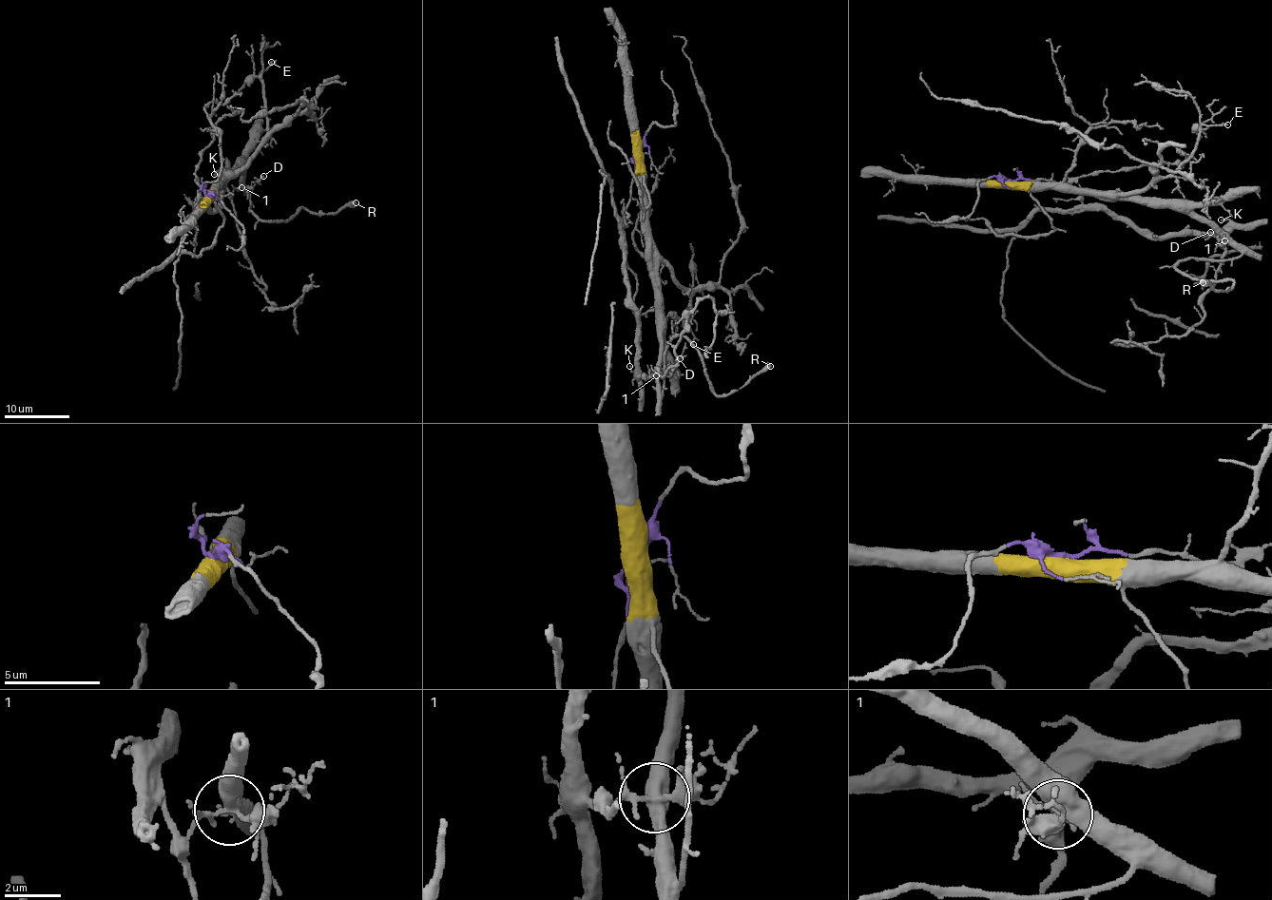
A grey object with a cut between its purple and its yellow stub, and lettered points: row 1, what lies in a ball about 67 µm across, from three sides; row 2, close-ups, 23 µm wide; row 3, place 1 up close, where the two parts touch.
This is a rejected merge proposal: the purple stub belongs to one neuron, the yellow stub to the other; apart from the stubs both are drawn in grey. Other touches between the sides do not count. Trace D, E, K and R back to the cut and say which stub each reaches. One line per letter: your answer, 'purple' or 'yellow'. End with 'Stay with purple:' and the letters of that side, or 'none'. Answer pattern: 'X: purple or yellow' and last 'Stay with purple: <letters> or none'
D: purple
E: yellow
K: purple
R: yellow
Stay with purple: D, K

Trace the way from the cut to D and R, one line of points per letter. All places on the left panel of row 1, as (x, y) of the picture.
D: (207, 197), (200, 184), (195, 201), (216, 207), (223, 185), (230, 191), (246, 189), (263, 175)
R: (207, 197), (238, 162), (250, 198), (248, 212), (262, 221), (283, 221), (297, 210), (329, 214), (356, 202)

